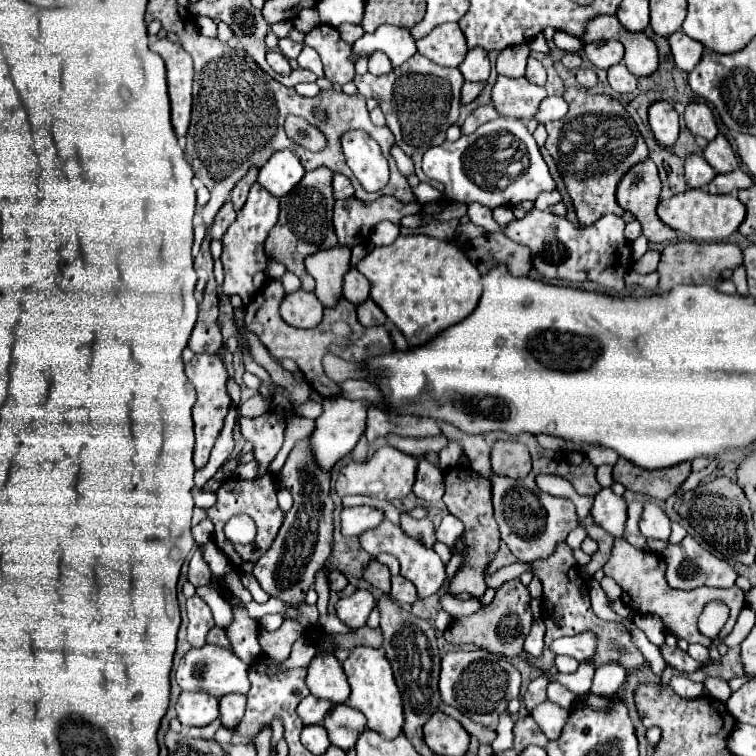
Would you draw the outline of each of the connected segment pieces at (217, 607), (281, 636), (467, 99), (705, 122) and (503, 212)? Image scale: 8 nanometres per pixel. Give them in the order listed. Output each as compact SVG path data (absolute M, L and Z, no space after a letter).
M211 585L196 587L196 594L210 607L216 626L225 628L231 624L233 613L229 602Z
M285 619L283 625L273 631L261 631L259 635L259 645L265 651L265 655L273 657L275 661L285 661L291 653L291 645L305 633L305 627L293 619Z
M465 81L463 83L463 87L461 87L461 105L467 105L467 103L471 103L477 95L479 95L479 89L483 91L483 87L485 87L485 83L471 83L471 81Z
M689 103L685 109L685 125L693 135L701 135L707 141L715 139L717 125L713 119L711 109L705 103Z
M497 207L495 211L493 211L493 219L499 223L499 225L509 225L513 219L515 219L515 215L513 215L513 209L511 207Z

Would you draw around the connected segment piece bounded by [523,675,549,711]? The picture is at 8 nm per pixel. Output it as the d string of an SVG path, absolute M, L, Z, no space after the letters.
M541 675L541 677L537 677L537 679L533 679L533 681L529 683L529 689L527 689L525 699L523 699L523 705L525 705L529 711L531 711L537 703L543 703L543 701L547 699L547 695L545 695L547 683L549 683L547 675Z

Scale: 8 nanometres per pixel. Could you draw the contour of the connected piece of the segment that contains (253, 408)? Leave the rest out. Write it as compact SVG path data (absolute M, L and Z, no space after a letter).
M256 394L239 406L240 416L255 418L270 409L271 402Z

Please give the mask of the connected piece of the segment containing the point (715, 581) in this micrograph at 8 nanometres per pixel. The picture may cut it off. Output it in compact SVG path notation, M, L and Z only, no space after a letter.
M685 537L679 545L667 545L663 551L667 561L667 583L679 589L693 589L701 585L709 587L733 587L735 569L699 547L693 537Z

